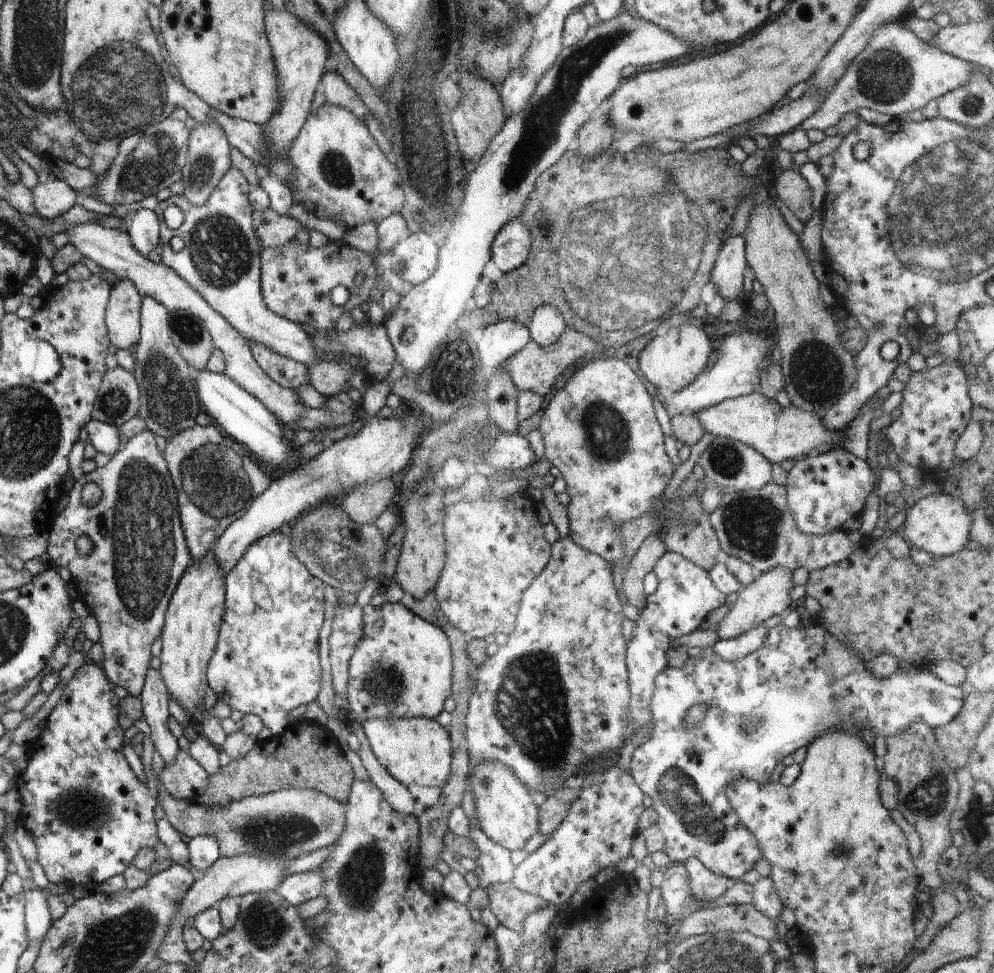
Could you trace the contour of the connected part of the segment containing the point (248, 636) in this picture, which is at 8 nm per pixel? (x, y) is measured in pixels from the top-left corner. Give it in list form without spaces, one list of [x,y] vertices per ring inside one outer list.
[[[272,532],[248,546],[244,556],[226,574],[225,612],[214,656],[206,666],[206,682],[231,710],[260,717],[273,736],[287,728],[292,710],[300,705],[309,706],[320,692],[318,638],[325,620],[324,588],[292,554],[290,536],[280,532]]]

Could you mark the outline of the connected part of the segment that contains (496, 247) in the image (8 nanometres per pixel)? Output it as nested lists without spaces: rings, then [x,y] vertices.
[[[520,219],[508,222],[498,232],[491,248],[491,260],[504,274],[523,267],[531,255],[531,238]]]

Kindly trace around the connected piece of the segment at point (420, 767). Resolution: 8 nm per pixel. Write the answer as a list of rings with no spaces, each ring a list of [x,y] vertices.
[[[370,717],[360,724],[370,748],[378,762],[398,782],[408,786],[416,782],[420,786],[443,787],[448,780],[452,764],[451,738],[447,728],[426,717],[383,719]]]

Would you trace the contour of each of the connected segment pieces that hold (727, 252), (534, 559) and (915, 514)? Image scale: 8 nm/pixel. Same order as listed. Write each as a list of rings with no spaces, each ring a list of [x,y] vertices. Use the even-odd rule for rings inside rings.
[[[742,236],[730,237],[723,242],[719,251],[711,282],[726,301],[736,300],[744,294],[744,270],[747,266],[745,239]]]
[[[525,490],[503,498],[492,498],[488,492],[476,502],[458,501],[446,509],[446,563],[434,594],[445,618],[467,638],[514,632],[523,593],[551,558],[551,545],[546,541],[536,507]]]
[[[946,493],[930,494],[914,503],[906,514],[906,522],[900,533],[912,548],[918,548],[935,558],[952,556],[972,545],[970,530],[972,516],[962,500]]]

